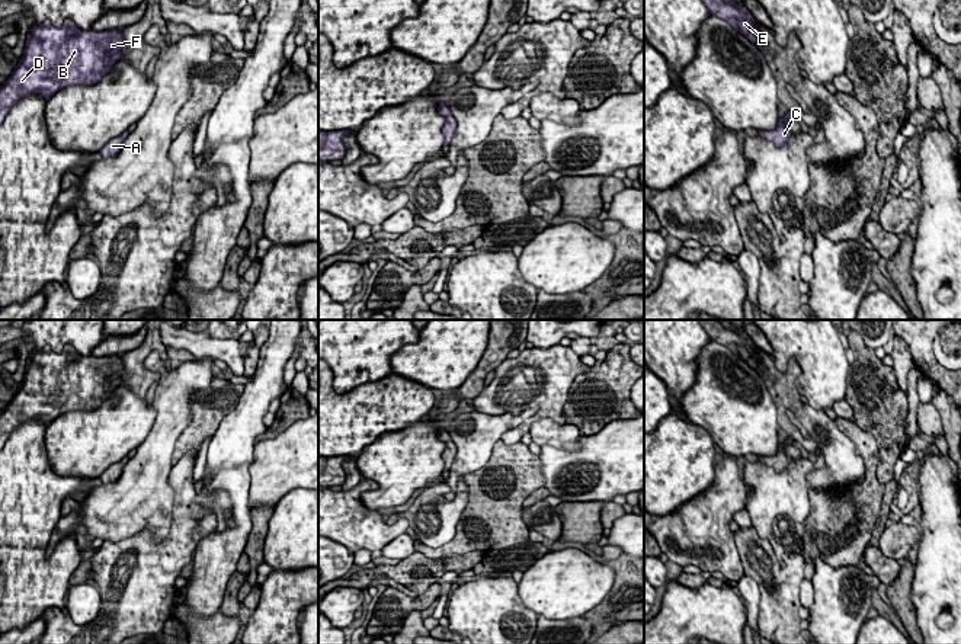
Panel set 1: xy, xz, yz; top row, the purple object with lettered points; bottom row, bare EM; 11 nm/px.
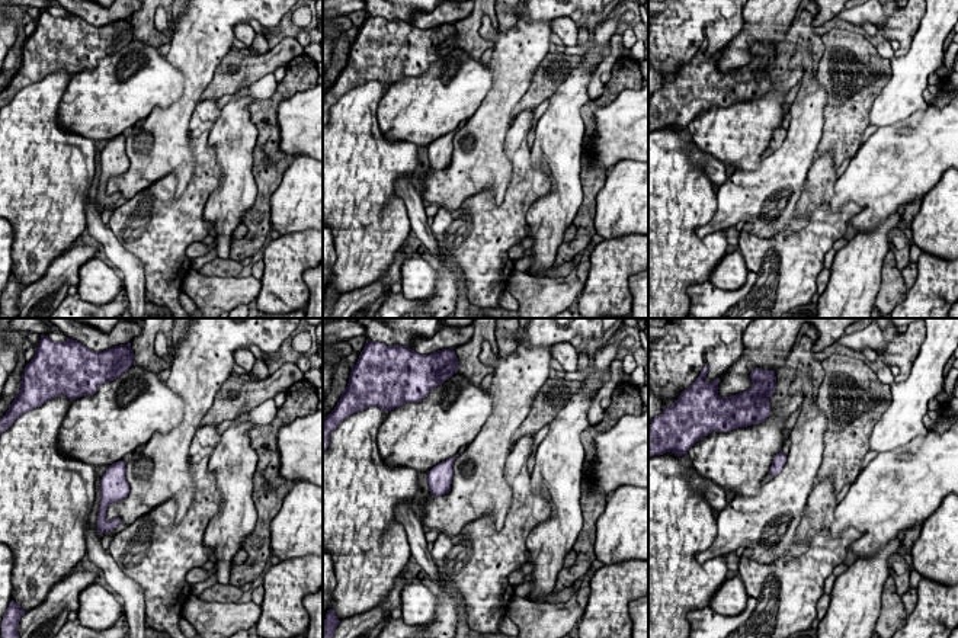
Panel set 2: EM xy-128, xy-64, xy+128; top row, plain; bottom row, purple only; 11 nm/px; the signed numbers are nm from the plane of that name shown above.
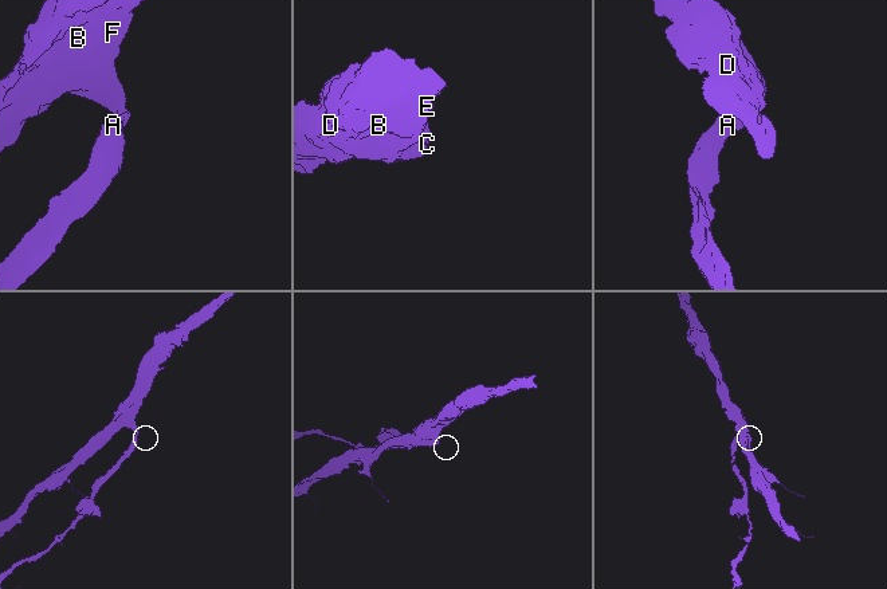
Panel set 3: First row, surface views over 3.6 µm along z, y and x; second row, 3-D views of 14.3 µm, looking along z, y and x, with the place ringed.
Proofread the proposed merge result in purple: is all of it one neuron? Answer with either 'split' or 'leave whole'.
leave whole

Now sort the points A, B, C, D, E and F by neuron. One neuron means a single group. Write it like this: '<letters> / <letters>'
A B C D E F

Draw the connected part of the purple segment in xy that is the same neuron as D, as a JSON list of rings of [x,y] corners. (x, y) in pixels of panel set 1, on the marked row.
[[[49,20],[35,26],[28,36],[20,63],[15,65],[12,76],[0,89],[0,124],[3,124],[10,108],[29,93],[39,93],[48,100],[64,87],[100,81],[124,52],[125,39],[118,29],[81,31],[73,23],[54,26]]]

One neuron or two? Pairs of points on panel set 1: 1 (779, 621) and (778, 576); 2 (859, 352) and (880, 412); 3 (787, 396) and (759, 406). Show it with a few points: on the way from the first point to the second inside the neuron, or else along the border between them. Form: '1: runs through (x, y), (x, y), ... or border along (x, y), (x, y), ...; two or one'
1: runs through (779, 609), (779, 588); one
2: runs through (867, 367), (867, 375), (875, 397); one
3: border along (765, 385), (775, 404), (779, 426); two

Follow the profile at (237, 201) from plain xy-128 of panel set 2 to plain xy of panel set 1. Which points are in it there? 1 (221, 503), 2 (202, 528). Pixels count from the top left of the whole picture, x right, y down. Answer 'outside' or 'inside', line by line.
1: outside
2: outside

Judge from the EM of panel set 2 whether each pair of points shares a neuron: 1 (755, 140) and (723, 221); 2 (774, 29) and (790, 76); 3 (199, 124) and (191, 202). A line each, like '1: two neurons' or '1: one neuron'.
1: two neurons
2: two neurons
3: one neuron

